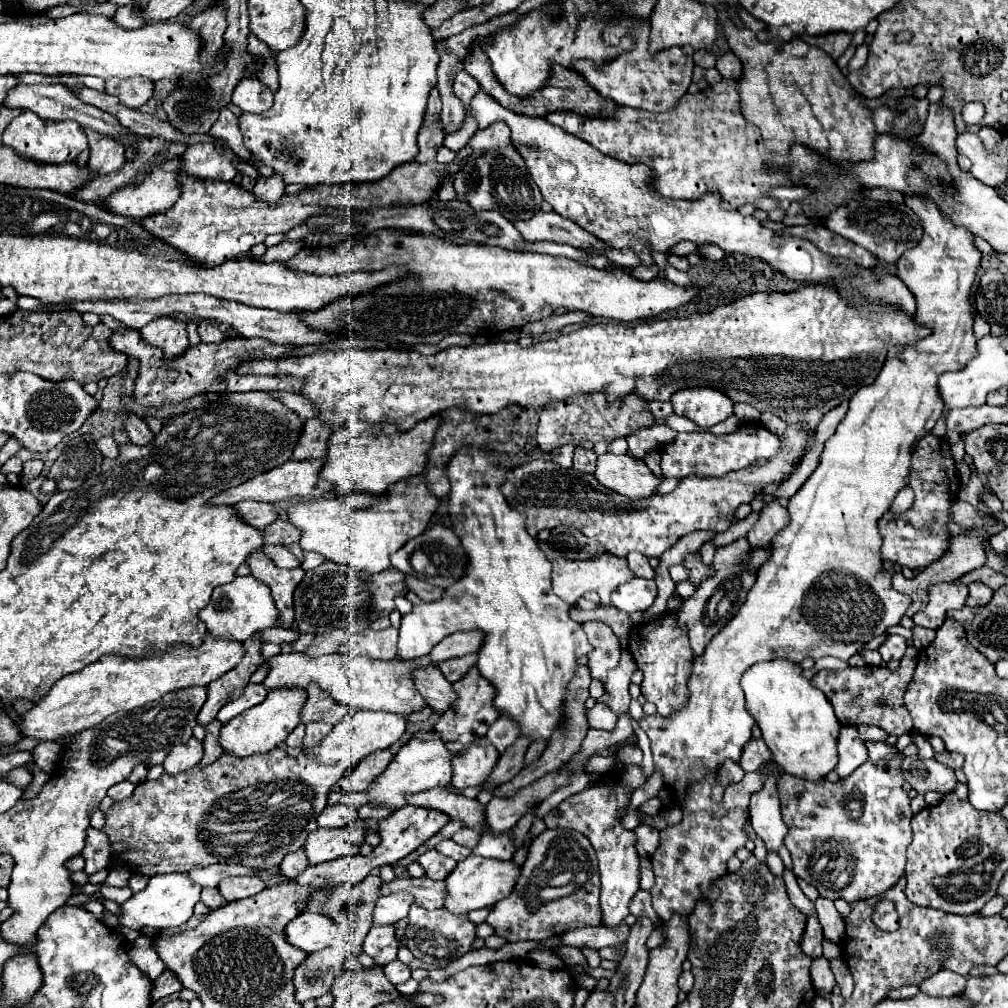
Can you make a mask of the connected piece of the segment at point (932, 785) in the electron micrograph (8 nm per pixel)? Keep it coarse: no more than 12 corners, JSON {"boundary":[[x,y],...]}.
{"boundary":[[904,758],[902,776],[918,794],[948,794],[956,776],[934,758]]}

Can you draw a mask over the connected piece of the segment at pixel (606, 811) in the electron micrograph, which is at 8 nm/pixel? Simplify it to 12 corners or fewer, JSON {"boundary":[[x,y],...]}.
{"boundary":[[618,774],[558,804],[544,822],[594,846],[602,924],[616,928],[640,888],[630,804]]}

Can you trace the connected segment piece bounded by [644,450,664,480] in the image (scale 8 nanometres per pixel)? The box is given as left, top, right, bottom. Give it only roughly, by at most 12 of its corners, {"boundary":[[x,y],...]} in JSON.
{"boundary":[[650,450],[644,456],[646,466],[664,480],[660,472],[660,454],[658,450]]}

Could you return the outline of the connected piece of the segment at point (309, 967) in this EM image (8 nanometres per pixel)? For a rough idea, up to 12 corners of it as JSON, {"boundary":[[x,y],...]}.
{"boundary":[[322,948],[294,968],[298,1002],[328,994],[344,956]]}

